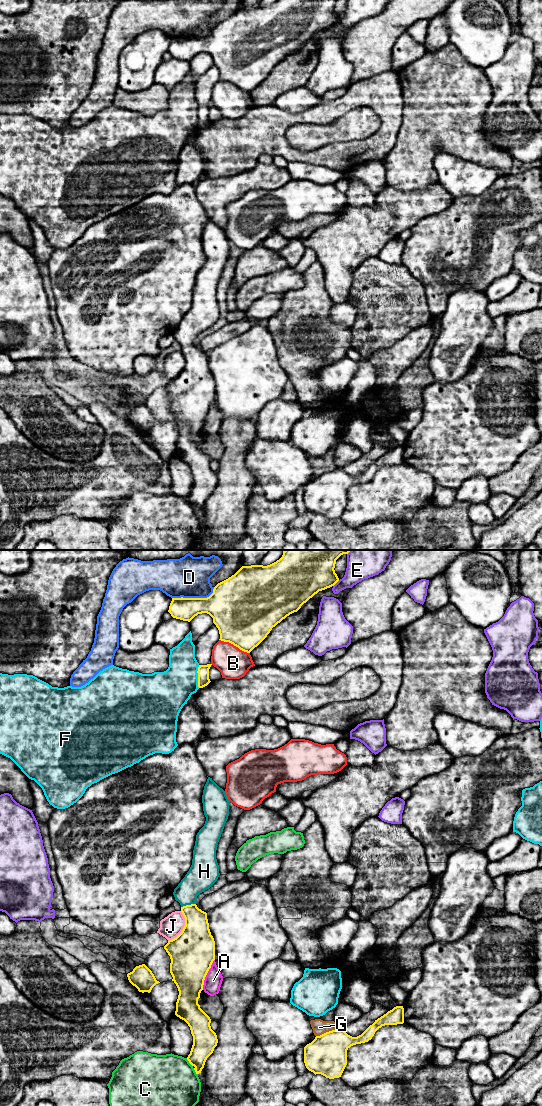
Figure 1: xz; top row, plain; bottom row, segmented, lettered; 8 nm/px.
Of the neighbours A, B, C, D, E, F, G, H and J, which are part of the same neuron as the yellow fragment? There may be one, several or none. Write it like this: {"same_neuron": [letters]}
{"same_neuron": ["H"]}

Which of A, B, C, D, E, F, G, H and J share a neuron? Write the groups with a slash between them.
A / B / C / D / E / F / G / H / J

